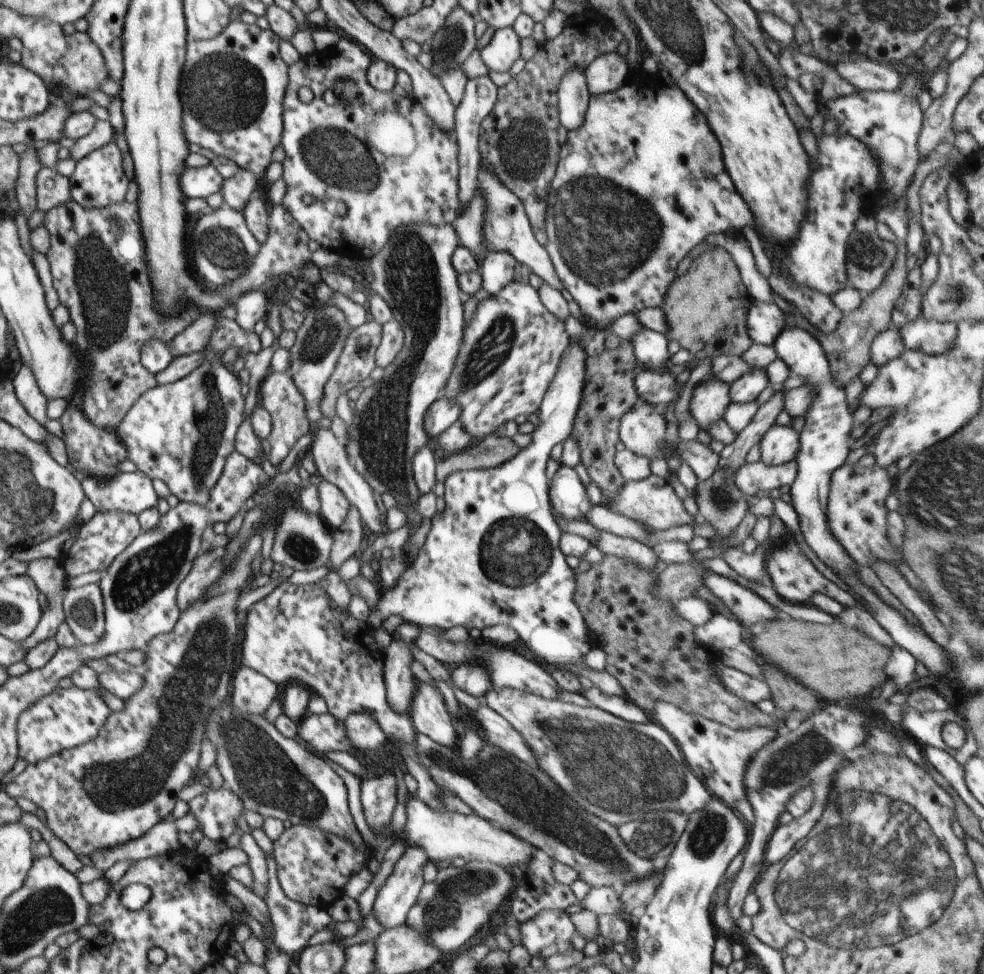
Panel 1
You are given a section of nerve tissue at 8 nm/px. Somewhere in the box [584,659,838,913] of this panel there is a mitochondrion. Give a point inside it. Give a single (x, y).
(794, 759)

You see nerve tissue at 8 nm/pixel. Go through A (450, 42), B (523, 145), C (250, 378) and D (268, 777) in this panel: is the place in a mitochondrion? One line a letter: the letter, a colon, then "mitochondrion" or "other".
A: mitochondrion
B: mitochondrion
C: other
D: mitochondrion

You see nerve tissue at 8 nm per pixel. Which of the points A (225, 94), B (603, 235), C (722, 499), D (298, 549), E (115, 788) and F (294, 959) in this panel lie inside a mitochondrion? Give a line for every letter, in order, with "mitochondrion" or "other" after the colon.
A: mitochondrion
B: mitochondrion
C: mitochondrion
D: mitochondrion
E: mitochondrion
F: other

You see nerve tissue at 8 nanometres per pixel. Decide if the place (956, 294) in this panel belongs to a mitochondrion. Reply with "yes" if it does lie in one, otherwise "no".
yes

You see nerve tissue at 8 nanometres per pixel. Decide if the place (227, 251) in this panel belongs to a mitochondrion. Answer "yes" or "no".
yes

